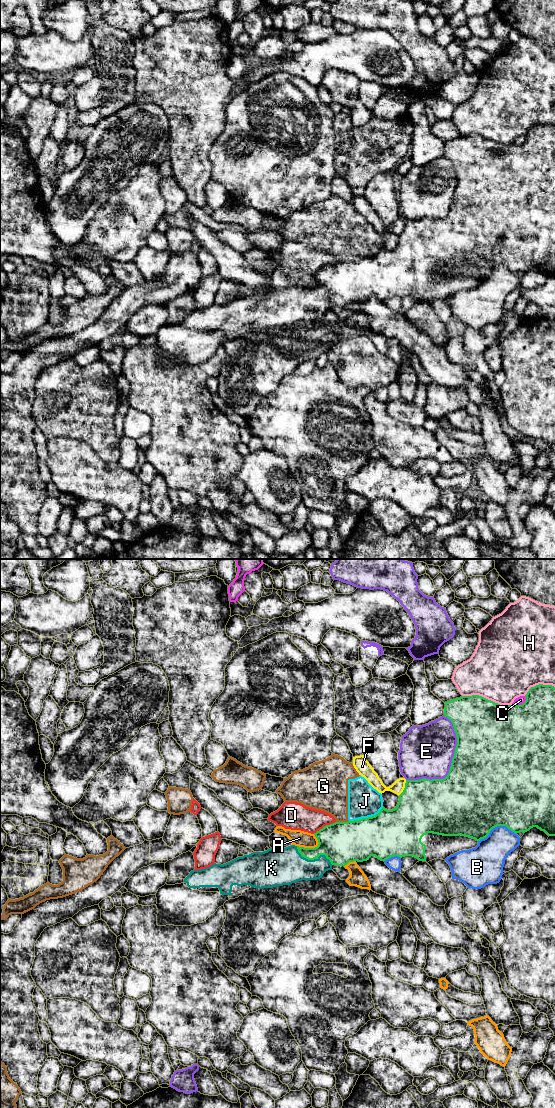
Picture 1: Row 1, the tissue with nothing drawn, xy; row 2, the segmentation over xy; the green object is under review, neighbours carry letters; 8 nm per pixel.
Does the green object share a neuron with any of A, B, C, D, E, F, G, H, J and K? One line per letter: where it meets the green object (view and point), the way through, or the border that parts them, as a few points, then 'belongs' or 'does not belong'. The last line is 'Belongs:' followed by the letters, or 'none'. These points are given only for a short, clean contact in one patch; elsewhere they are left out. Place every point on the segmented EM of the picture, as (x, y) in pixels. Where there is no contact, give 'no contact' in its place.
A: contact xy (308, 848); does not belong
B: contact xy (496, 826); does not belong
C: contact xy (520, 705); does not belong
D: contact xy (326, 825); does not belong
E: contact xy (451, 765); does not belong
F: contact xy (404, 788); does not belong
G: contact xy (343, 822); border xy (337, 820), (348, 821); does not belong
H: contact xy (487, 699); does not belong
J: contact xy (366, 818); border xy (383, 807), (374, 815), (349, 821); does not belong
K: contact xy (313, 859); way xy (339, 842), (325, 855), (313, 859), (283, 867); belongs
Belongs: K

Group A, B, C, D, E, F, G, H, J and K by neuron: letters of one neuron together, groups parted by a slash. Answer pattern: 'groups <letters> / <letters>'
groups A / B / C / D / E / F / G J / H / K

